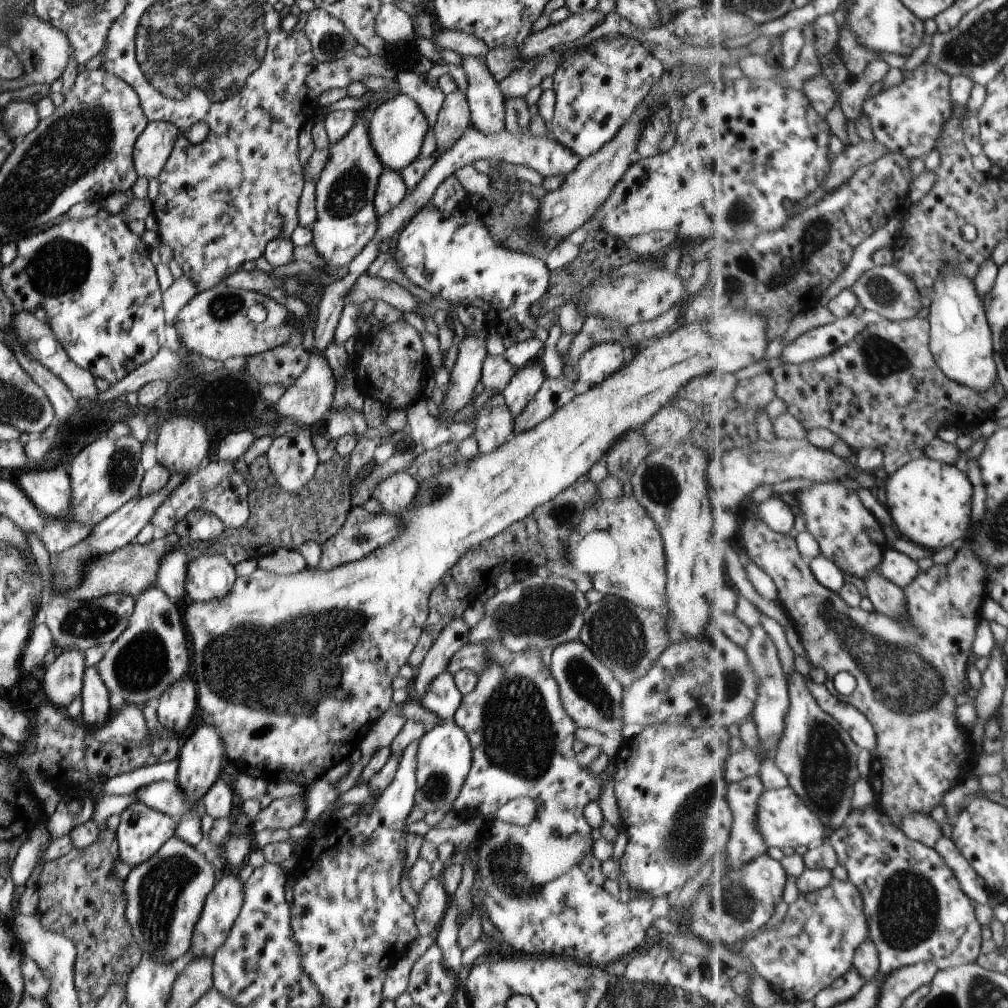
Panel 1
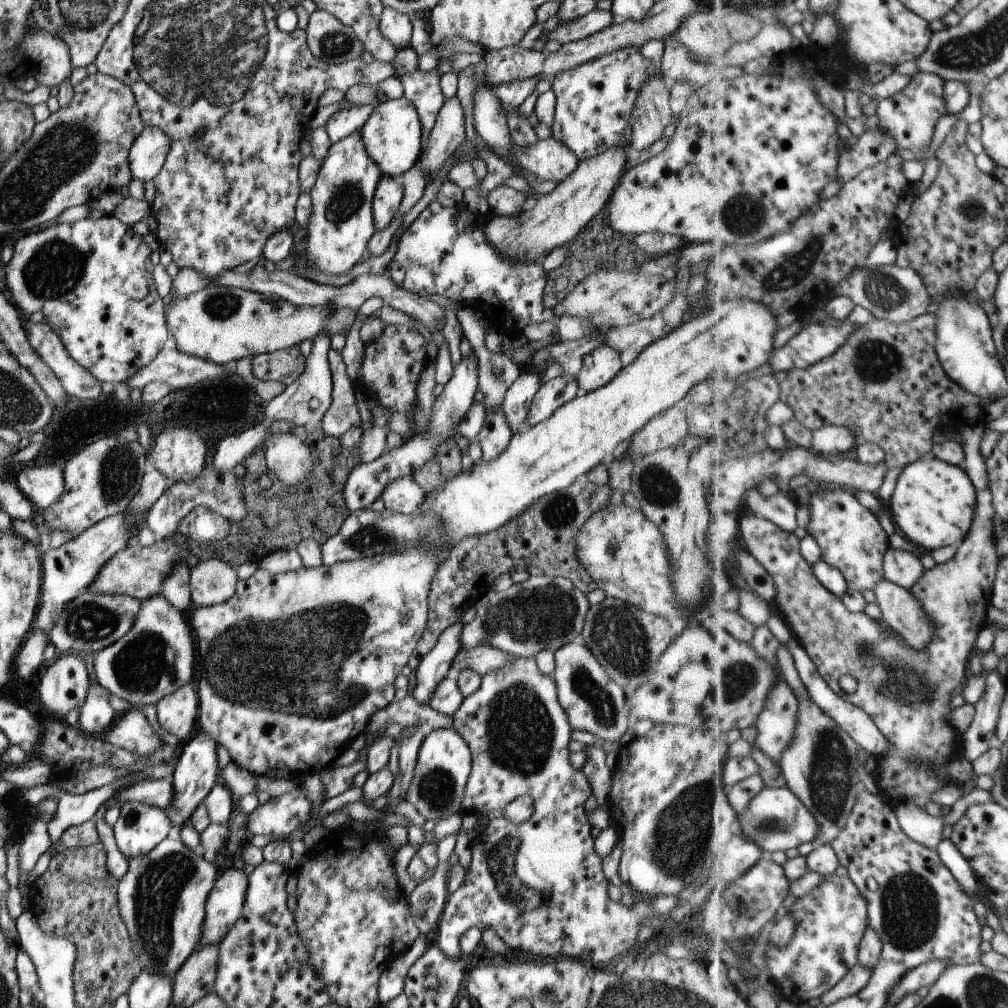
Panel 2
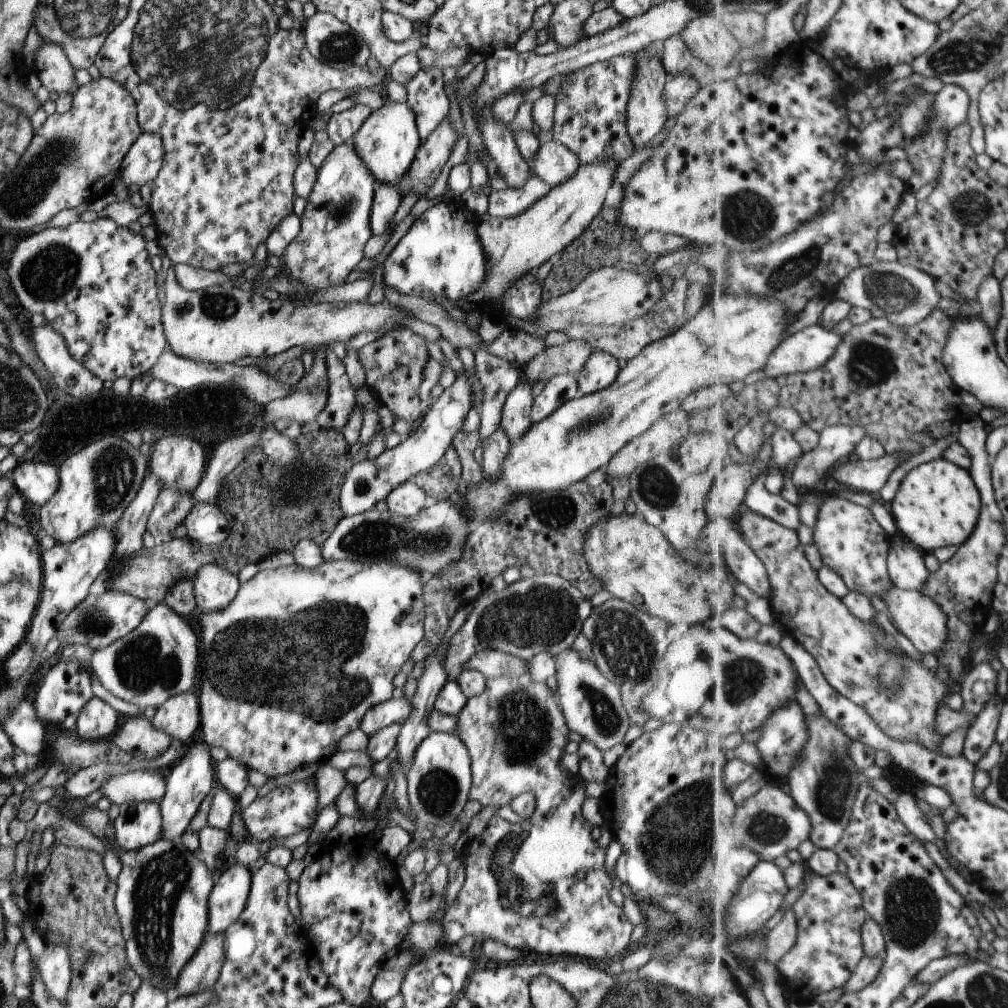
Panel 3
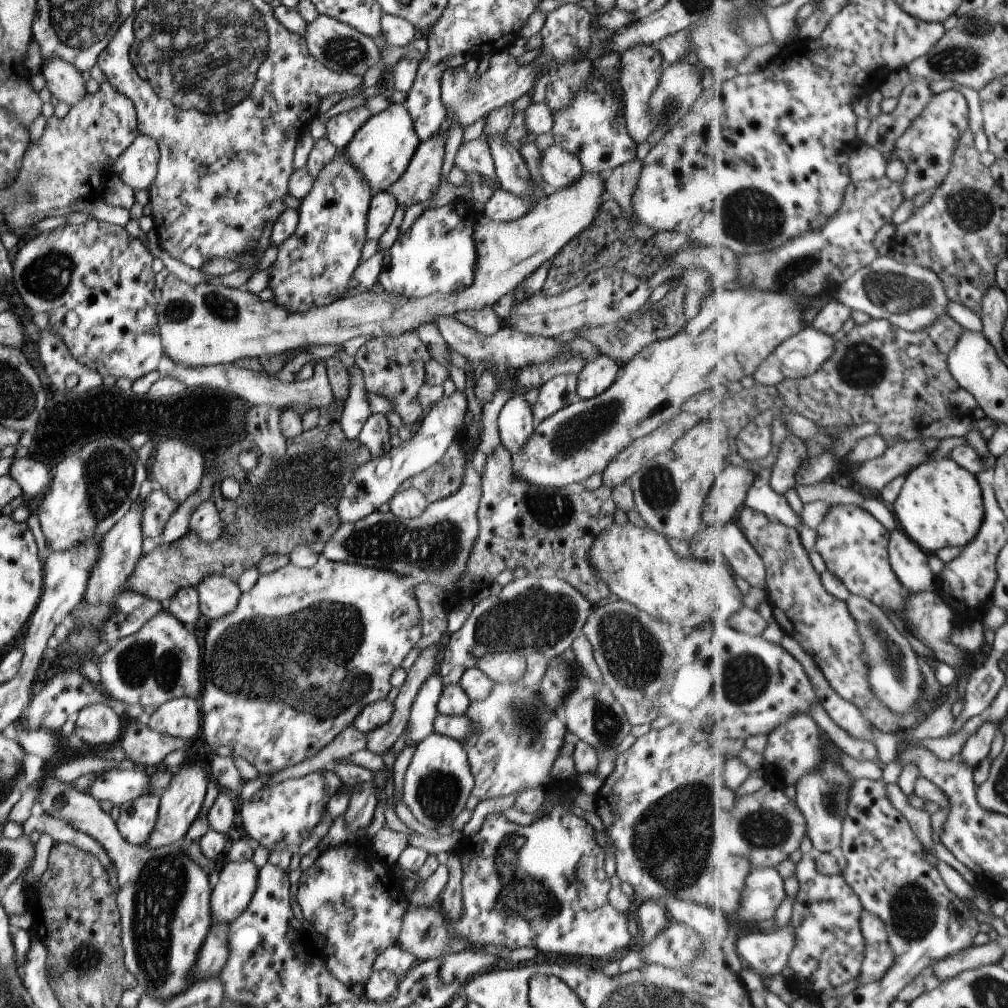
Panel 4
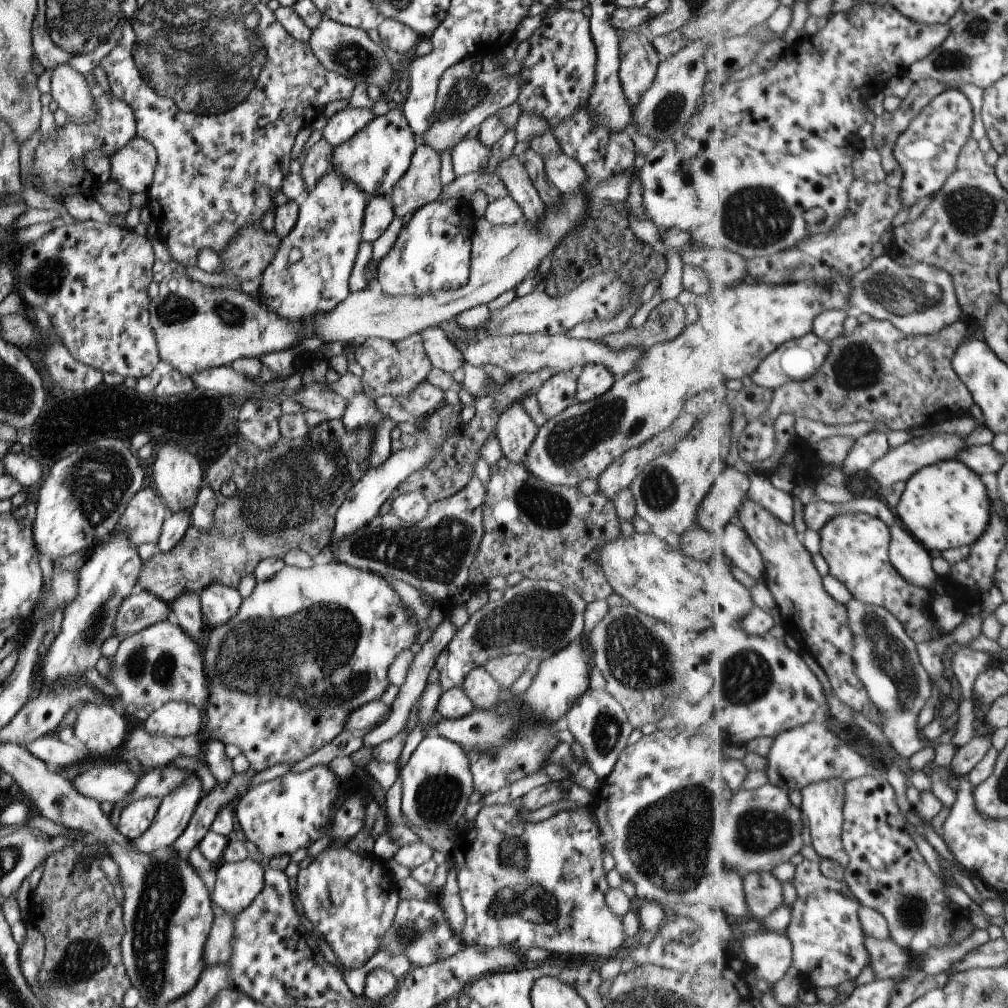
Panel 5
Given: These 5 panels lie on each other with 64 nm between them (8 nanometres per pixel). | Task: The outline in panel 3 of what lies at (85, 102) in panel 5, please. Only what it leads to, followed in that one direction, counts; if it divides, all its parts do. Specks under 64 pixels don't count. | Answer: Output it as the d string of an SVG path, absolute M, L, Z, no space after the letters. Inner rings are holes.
M43 43L35 53L35 61L37 76L49 92L70 92L72 96L76 94L79 87L76 83L76 70L66 58L62 46Z

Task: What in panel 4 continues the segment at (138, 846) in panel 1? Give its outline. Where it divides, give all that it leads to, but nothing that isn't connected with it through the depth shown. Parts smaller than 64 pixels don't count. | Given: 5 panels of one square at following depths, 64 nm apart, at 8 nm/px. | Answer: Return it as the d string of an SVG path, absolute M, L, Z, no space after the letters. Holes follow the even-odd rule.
M149 794L121 804L120 817L116 824L120 836L126 842L134 846L142 846L148 842L158 818L160 797Z

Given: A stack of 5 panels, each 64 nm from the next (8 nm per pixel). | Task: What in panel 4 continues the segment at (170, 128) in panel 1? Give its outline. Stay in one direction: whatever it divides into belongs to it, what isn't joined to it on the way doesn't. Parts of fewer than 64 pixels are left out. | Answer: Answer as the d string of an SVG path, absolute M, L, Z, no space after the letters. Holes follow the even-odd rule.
M138 135L114 162L113 173L132 190L146 190L156 178L160 151L154 138Z

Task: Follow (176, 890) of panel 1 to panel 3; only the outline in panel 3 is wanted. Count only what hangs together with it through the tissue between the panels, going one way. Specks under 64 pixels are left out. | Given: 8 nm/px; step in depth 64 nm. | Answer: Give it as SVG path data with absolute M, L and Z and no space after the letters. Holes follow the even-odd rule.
M56 787L57 794L48 799L48 804L63 815L68 812L76 824L86 826L94 836L104 844L110 844L117 852L122 863L122 870L116 880L117 891L115 905L120 919L122 934L126 947L128 966L135 970L142 982L150 982L160 990L175 987L182 969L196 951L200 948L208 930L208 899L213 889L212 867L207 858L188 850L181 841L157 840L154 844L144 846L140 850L122 850L114 838L114 820L110 820L108 811L102 811L95 806L84 806L84 798L68 795L66 788Z

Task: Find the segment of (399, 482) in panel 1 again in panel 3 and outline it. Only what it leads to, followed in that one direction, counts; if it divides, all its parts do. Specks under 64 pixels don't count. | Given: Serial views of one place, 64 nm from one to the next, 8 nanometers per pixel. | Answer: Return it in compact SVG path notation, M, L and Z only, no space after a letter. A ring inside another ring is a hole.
M411 480L404 481L400 486L396 486L396 488L386 496L385 501L392 514L407 519L416 516L430 503L424 490L418 488Z

